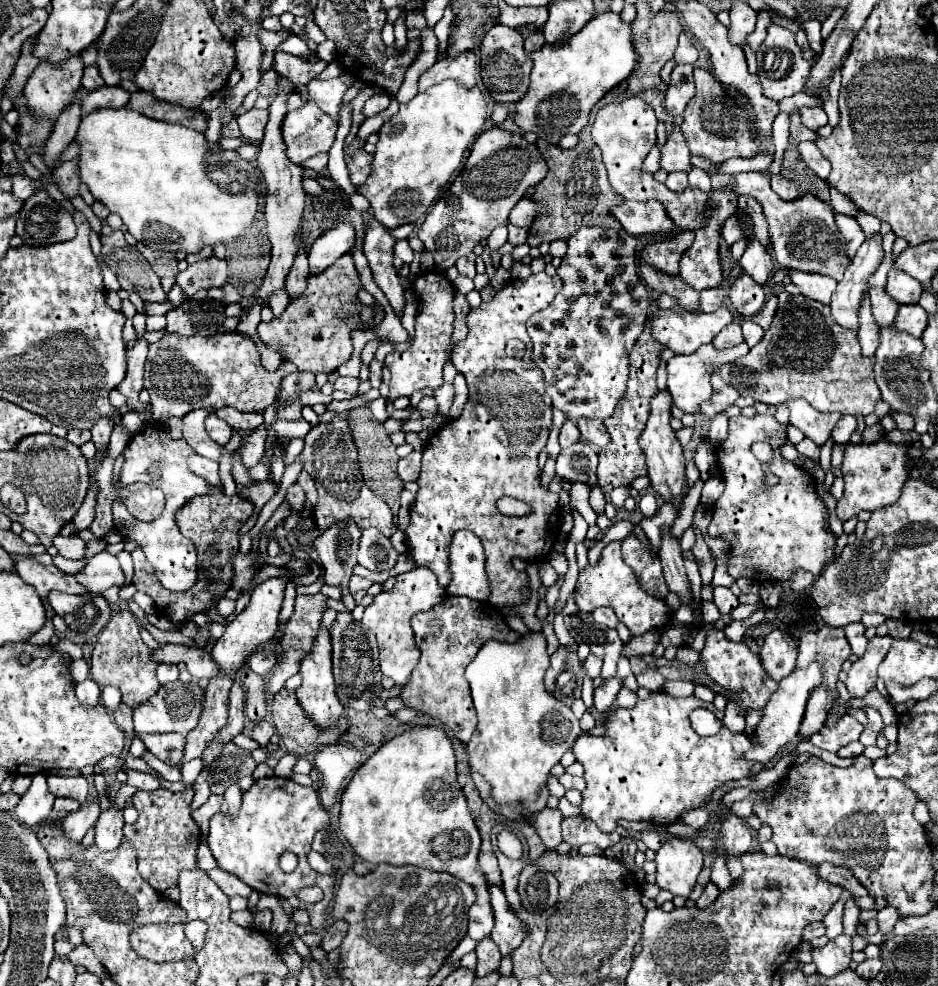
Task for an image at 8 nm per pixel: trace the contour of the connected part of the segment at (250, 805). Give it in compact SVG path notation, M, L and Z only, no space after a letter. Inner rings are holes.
M266 777L258 779L248 791L242 793L242 807L236 817L228 817L216 813L210 819L210 833L206 843L216 857L220 869L236 875L246 885L260 893L272 893L276 897L284 897L290 901L294 909L306 909L310 913L310 925L314 931L324 929L326 907L334 897L336 871L332 875L320 875L306 863L306 855L310 851L312 839L320 829L330 825L330 813L322 807L320 797L314 789L302 787L292 779L282 777ZM284 851L292 851L298 855L300 863L292 873L284 873L278 867L278 857ZM304 887L320 887L324 891L322 901L310 905L298 899L298 891Z

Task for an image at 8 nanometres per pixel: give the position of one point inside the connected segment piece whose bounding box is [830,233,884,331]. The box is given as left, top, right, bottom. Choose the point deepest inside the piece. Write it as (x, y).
(845, 304)

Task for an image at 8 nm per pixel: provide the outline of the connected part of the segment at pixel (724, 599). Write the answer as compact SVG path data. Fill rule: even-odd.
M714 587L714 599L712 601L716 603L716 607L722 615L730 613L732 609L738 607L738 597L728 587Z

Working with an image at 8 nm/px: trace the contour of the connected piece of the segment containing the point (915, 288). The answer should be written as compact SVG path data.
M890 269L886 293L900 305L912 305L912 303L918 303L920 293L922 293L922 285L916 279L912 279L910 275L906 275L904 271Z

